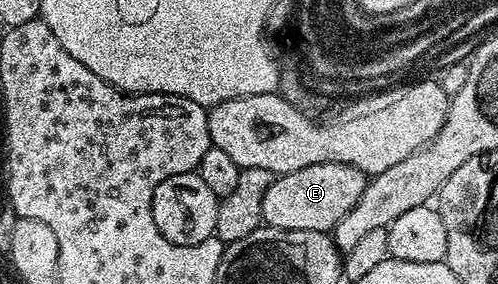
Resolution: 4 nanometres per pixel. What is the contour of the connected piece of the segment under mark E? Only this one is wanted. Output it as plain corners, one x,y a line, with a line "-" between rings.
338,163
311,164
310,168
298,168
298,172
273,177
262,199
264,222
283,230
331,232
338,220
342,220
342,216
346,216
346,212
358,204
358,196
362,196
368,183
369,179
358,168

